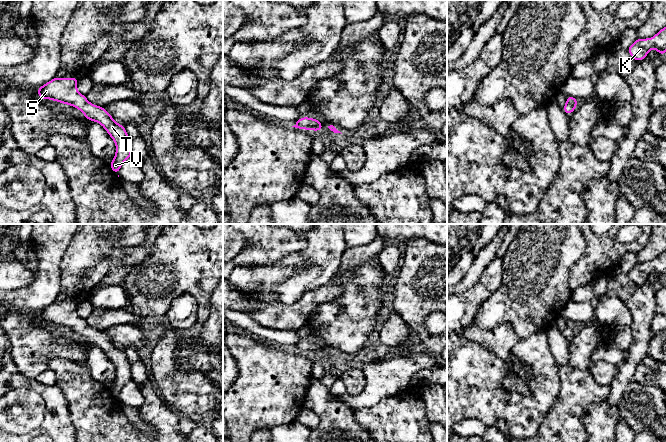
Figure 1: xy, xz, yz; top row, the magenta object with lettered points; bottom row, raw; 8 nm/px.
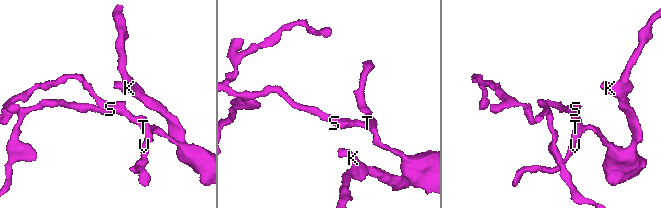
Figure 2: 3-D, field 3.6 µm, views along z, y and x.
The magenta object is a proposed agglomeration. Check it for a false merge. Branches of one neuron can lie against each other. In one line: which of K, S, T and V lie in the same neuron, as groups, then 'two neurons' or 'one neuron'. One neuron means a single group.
K S T V | one neuron

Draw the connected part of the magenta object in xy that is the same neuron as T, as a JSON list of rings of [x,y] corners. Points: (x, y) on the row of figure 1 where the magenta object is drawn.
[[[57,78],[37,89],[43,100],[52,99],[81,110],[86,119],[100,123],[116,143],[116,155],[110,163],[111,169],[118,175],[122,163],[132,155],[131,140],[125,127],[116,123],[103,108],[91,104],[76,88],[77,78]]]

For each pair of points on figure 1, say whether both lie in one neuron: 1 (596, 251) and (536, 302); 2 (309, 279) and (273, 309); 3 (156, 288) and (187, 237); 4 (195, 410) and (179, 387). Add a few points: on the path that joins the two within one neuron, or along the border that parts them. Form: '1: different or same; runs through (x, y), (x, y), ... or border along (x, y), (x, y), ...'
1: different; border along (582, 254), (570, 271), (568, 287), (571, 291)
2: different; border along (275, 289), (278, 299), (285, 304), (302, 297)
3: same; runs through (164, 275), (183, 256), (183, 250)
4: same; runs through (194, 404), (185, 393)

